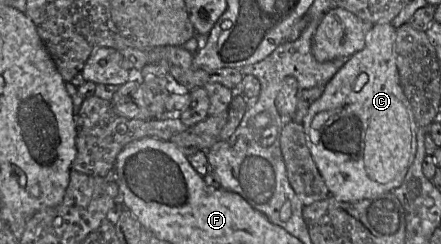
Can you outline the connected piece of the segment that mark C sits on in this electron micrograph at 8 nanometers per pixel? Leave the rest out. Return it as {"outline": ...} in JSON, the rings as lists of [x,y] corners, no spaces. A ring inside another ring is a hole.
{"outline":[[[390,23],[373,24],[366,34],[364,48],[351,55],[324,85],[322,95],[310,105],[302,121],[306,144],[317,169],[330,196],[339,201],[355,202],[393,191],[403,183],[414,161],[419,126],[400,83],[394,49],[395,38],[396,28]],[[360,73],[365,73],[368,79],[359,91],[355,91],[353,84]]]}

